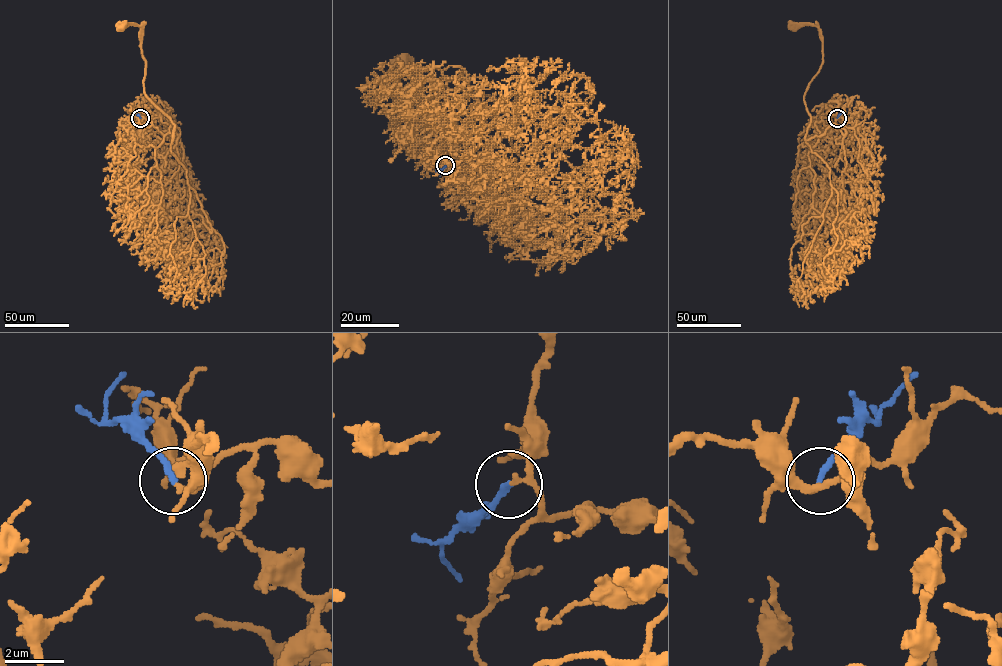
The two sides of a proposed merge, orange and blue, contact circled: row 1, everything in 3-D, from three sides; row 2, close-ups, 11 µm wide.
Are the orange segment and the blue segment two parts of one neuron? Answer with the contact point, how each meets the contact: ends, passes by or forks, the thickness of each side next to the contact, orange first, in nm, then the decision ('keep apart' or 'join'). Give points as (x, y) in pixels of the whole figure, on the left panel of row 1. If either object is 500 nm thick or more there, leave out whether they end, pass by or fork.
place (140, 118); orange passes by; blue ends; calibres 150 and 200 nm; join

